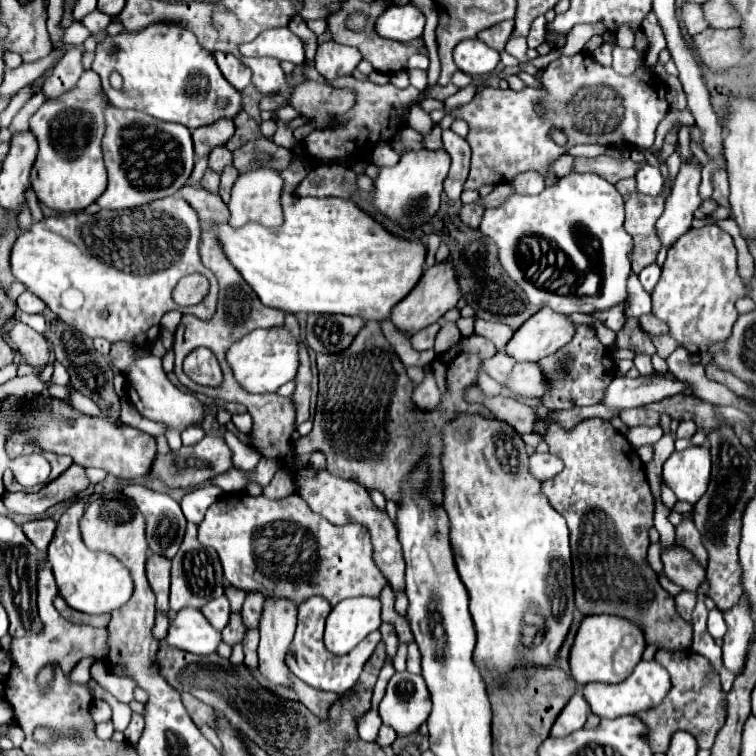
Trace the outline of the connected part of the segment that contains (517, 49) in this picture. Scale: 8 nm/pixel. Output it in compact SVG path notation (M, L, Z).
M510 38L506 44L506 52L512 54L514 58L518 58L520 64L530 64L530 58L526 56L526 38Z

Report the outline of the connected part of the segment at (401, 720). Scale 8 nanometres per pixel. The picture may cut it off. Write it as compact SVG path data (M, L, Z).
M396 672L392 680L388 682L386 694L380 702L380 718L386 726L392 726L398 736L410 736L414 734L422 722L426 722L430 714L430 694L426 688L426 682L420 674L410 674L410 672Z

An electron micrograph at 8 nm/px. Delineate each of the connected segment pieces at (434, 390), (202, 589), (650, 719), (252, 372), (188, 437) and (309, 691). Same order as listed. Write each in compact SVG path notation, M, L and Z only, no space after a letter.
M430 366L424 368L424 380L414 390L414 402L422 410L434 410L438 406L438 402L440 402L440 392L438 392L438 386L436 386L436 382L432 378L432 368Z
M188 524L184 542L172 558L172 586L170 586L170 608L174 612L180 612L186 606L202 608L208 600L218 598L224 594L224 576L222 576L222 566L216 550L206 548L198 542L196 538L196 524Z
M658 650L654 656L656 662L660 662L670 678L672 678L672 690L668 692L668 698L664 698L664 704L660 704L656 710L646 710L644 714L638 714L638 718L648 726L648 738L650 738L650 750L666 752L670 738L676 730L690 732L700 748L712 748L716 732L724 724L726 710L724 710L724 694L720 688L720 682L716 686L700 686L700 678L704 678L704 670L708 670L708 662L700 658L700 654L694 654L694 650Z
M274 326L250 332L228 350L226 358L228 364L232 364L232 372L244 390L266 394L276 392L282 384L294 380L298 372L298 350L298 338L286 326Z
M188 426L184 432L182 432L182 444L184 446L194 446L196 442L200 442L204 438L204 432L200 426Z
M296 680L296 694L300 696L300 700L304 702L304 706L316 716L320 718L322 722L328 722L328 714L330 714L330 708L334 702L338 702L338 694L332 694L332 692L322 692L322 690L316 690L304 682L298 682Z

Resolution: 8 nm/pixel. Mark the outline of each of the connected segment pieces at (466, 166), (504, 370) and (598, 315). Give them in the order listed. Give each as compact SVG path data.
M444 130L442 132L442 142L444 142L444 150L450 154L450 172L444 180L444 192L450 200L460 200L464 182L468 178L468 170L470 170L470 146L464 138L456 136L452 130Z
M500 350L496 356L482 360L482 370L490 378L494 378L496 382L504 382L504 378L510 374L510 370L512 370L514 364L516 362L512 362L512 358L508 354L504 354L504 350Z
M618 304L618 306L610 308L610 310L592 312L590 316L592 316L592 318L596 318L598 322L606 324L608 328L612 328L612 330L616 330L616 332L618 332L618 330L622 328L622 310L624 310L624 304Z

